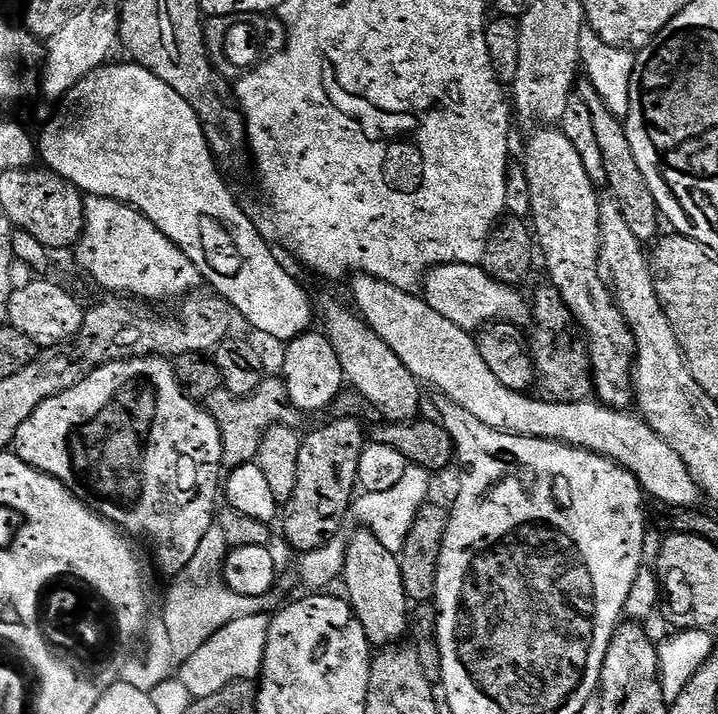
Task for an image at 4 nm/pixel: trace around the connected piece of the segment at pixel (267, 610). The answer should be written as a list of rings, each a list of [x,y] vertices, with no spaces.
[[[217,522],[212,523],[210,529],[206,530],[197,553],[169,583],[171,586],[166,594],[164,608],[160,610],[160,616],[168,629],[172,662],[175,665],[184,664],[218,630],[230,625],[231,622],[275,613],[284,600],[280,591],[290,592],[298,586],[297,575],[290,572],[290,574],[281,573],[277,579],[277,588],[264,595],[242,595],[230,590],[223,581],[224,562],[229,551],[230,547],[222,526]]]

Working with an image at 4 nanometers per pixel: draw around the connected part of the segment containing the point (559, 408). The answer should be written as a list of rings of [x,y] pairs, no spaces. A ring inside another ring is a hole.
[[[356,274],[351,280],[353,300],[351,303],[355,311],[370,325],[374,334],[378,334],[378,338],[382,338],[382,342],[386,342],[386,346],[390,346],[390,350],[394,350],[394,354],[402,358],[402,366],[406,366],[406,370],[410,370],[410,374],[414,374],[414,378],[419,380],[421,385],[428,387],[429,384],[430,387],[437,388],[435,391],[439,395],[458,402],[462,410],[470,410],[470,414],[474,414],[478,422],[499,432],[509,432],[526,438],[553,440],[559,444],[569,444],[610,458],[615,464],[630,470],[630,474],[634,474],[640,487],[651,499],[653,496],[654,499],[661,500],[662,503],[668,504],[669,509],[695,508],[700,504],[702,493],[694,482],[690,470],[686,470],[686,462],[682,462],[682,458],[674,454],[674,450],[670,450],[670,446],[666,446],[666,442],[658,438],[658,434],[654,434],[654,430],[639,415],[619,408],[607,408],[595,398],[582,402],[558,402],[547,398],[535,400],[532,394],[510,390],[502,386],[498,378],[494,378],[494,373],[486,366],[482,354],[478,354],[475,335],[462,330],[462,326],[454,326],[454,322],[442,318],[442,314],[438,314],[438,310],[431,308],[419,295],[398,290],[373,276]]]

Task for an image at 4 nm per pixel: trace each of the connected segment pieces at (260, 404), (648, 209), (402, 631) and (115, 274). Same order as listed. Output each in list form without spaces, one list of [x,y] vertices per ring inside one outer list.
[[[266,378],[249,396],[235,396],[227,388],[221,386],[210,394],[206,401],[208,413],[218,422],[218,430],[222,434],[222,450],[224,451],[223,467],[231,470],[255,461],[258,446],[262,442],[262,434],[275,424],[299,425],[301,412],[294,407],[288,397],[283,379]]]
[[[584,78],[579,81],[578,95],[582,102],[586,102],[586,110],[590,110],[590,119],[594,122],[594,135],[598,137],[598,147],[602,149],[602,162],[606,162],[606,178],[608,179],[606,188],[610,190],[611,199],[622,210],[622,218],[626,218],[626,226],[630,226],[630,231],[634,233],[634,238],[638,238],[641,244],[648,246],[661,235],[662,217],[660,207],[654,202],[654,194],[650,194],[650,186],[646,186],[646,178],[642,178],[642,170],[638,170],[638,161],[634,159],[634,150],[630,150],[630,138],[628,129],[623,119],[617,118],[608,109],[606,102],[598,94],[598,90],[592,81]]]
[[[356,530],[356,533],[347,537],[347,548],[345,550],[345,566],[342,575],[342,583],[346,593],[346,599],[352,605],[354,614],[358,618],[358,622],[362,622],[362,630],[366,630],[366,638],[368,643],[373,646],[392,646],[409,635],[410,632],[410,601],[406,590],[402,586],[402,570],[400,569],[399,555],[390,550],[386,550],[386,546],[382,546],[382,542],[378,542],[378,538],[374,538],[374,534],[367,530]]]
[[[88,196],[84,201],[84,232],[81,234],[80,239],[76,241],[74,245],[74,251],[76,251],[76,260],[80,263],[80,268],[86,275],[92,276],[92,280],[96,284],[101,284],[104,288],[109,288],[109,293],[112,294],[127,294],[132,298],[139,298],[144,302],[156,302],[152,300],[172,300],[177,298],[183,298],[189,294],[197,291],[196,287],[201,287],[202,277],[198,266],[194,266],[194,262],[190,262],[190,258],[186,258],[186,254],[182,254],[182,250],[174,242],[170,240],[162,232],[154,226],[154,222],[150,222],[147,218],[139,212],[136,208],[132,208],[128,204],[123,204],[117,200],[107,200],[101,196]]]

